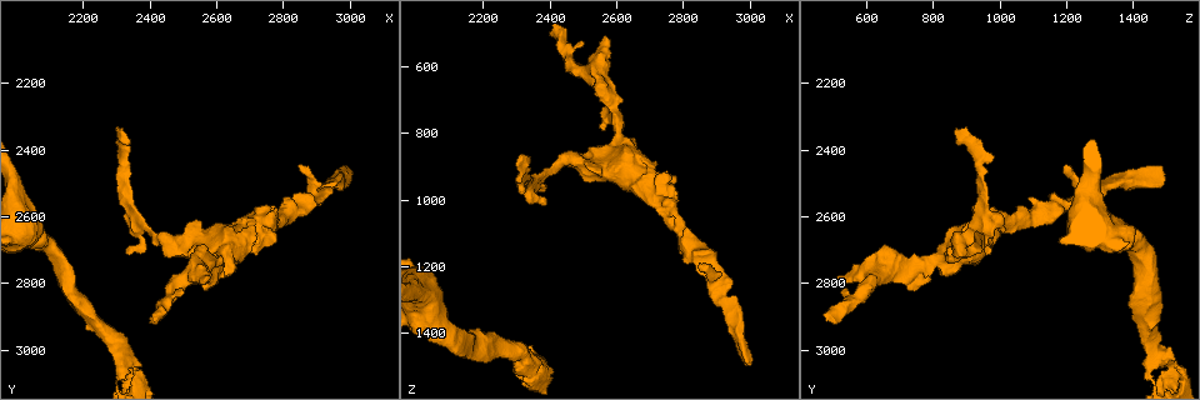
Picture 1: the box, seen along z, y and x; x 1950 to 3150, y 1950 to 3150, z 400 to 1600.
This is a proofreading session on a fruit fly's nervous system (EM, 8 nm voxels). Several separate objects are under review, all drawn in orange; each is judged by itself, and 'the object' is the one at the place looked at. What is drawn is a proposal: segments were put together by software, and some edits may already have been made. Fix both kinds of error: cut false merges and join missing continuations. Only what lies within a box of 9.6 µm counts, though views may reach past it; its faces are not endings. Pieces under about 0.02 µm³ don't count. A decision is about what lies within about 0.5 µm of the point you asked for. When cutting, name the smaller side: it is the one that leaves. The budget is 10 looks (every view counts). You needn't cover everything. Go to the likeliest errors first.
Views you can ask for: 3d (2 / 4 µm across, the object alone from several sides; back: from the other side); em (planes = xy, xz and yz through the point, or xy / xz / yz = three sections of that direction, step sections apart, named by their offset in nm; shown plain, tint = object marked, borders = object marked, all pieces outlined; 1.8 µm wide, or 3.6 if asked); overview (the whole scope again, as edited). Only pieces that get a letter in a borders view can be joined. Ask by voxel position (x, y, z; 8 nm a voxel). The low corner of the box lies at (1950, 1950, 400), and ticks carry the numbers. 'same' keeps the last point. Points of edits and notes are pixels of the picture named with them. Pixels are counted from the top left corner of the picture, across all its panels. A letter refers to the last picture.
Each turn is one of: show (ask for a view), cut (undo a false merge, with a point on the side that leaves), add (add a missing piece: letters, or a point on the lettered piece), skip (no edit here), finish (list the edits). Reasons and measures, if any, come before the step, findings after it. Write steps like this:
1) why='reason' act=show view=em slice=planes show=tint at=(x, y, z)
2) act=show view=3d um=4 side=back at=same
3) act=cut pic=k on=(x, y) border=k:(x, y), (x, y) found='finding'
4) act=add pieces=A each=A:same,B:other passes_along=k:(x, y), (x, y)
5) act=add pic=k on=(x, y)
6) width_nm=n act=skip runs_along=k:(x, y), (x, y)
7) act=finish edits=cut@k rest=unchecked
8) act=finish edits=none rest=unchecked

why='branch stops here' act=show view=em um=3.6 slice=xy step=4 show=borders at=(2300, 2340, 900)

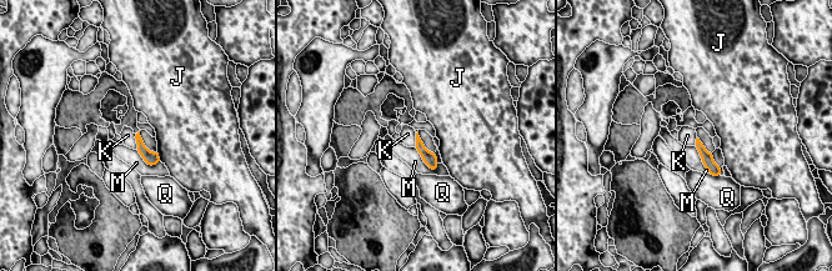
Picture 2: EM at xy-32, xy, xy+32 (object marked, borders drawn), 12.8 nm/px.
act=show view=em um=3.6 slice=xz step=8 show=borders at=same

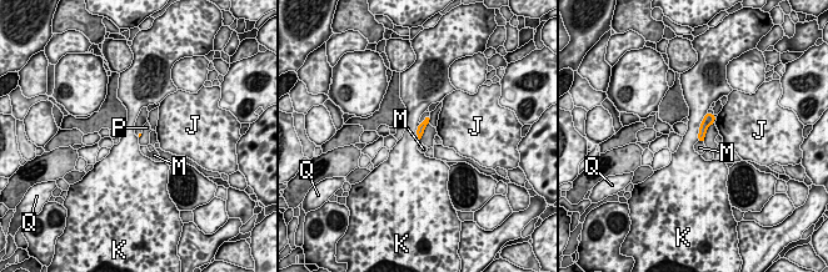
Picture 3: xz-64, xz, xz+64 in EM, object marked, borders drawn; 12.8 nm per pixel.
act=skip each=J:other,K:other,M:other,P:other,Q:other border=3:(707, 111), (699, 127), (698, 140) found='no lettered piece goes on from it'

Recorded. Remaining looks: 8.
why='thick turns thin' act=show view=em um=3.6 slice=xy step=8 show=tint at=(2040, 2650, 1360)

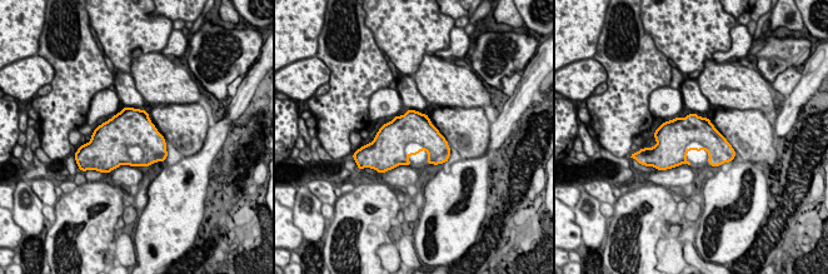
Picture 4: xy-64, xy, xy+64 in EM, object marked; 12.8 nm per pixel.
why='cut it another way' act=show view=em um=3.6 slice=planes show=tint at=same

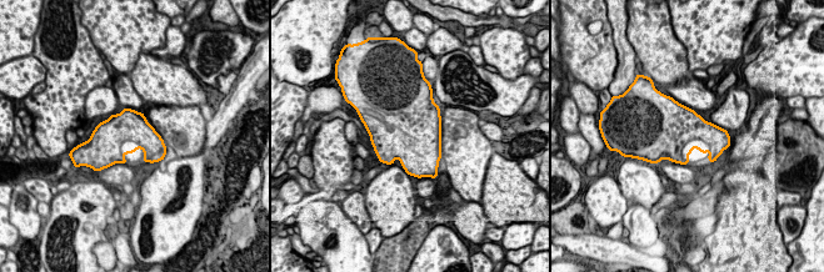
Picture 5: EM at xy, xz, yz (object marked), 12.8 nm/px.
why='what lies round it' act=show view=em um=3.6 slice=planes show=borders at=same

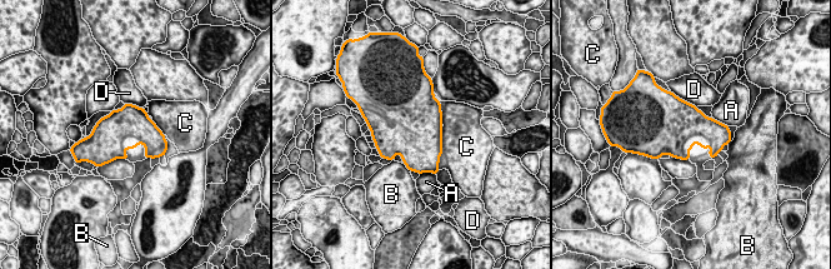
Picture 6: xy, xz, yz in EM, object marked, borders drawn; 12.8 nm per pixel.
longest_contact=C:460nm act=skip each=A:other,B:other,C:other,D:other border=6:(442, 131), (442, 153), (437, 165) found='one cell here'

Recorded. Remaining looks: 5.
why='branch stops here' act=show view=em slice=planes show=plain at=(2560, 2790, 500)

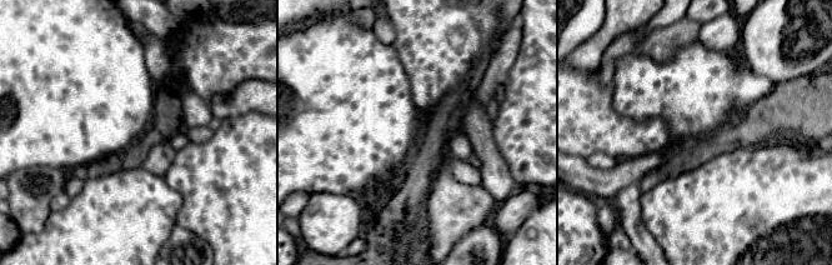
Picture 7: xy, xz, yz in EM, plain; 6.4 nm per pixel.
act=show view=em slice=planes show=tint at=same

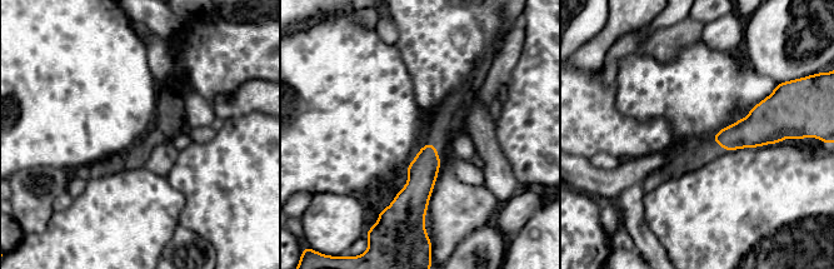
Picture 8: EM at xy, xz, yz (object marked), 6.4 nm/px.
why='see the neighbours' act=show view=em slice=planes show=borders at=same

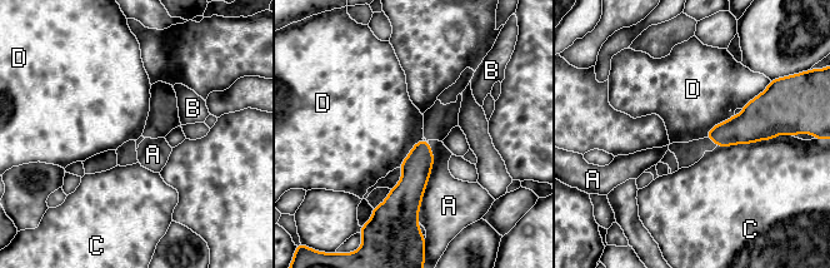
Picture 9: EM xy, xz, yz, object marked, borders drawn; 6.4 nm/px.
act=skip each=A:other,B:other,C:other,D:other border=9:(734, 114), (715, 124), (705, 137) found='no lettered piece goes on from it'

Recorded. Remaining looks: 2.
act=finish edits=none rest=unchecked

